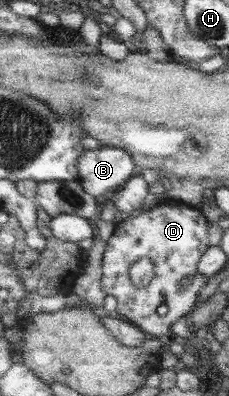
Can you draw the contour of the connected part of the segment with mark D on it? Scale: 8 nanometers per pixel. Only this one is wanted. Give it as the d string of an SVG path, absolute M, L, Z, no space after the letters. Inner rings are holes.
M165 200L153 208L118 218L102 261L102 287L117 300L116 311L151 337L170 334L174 321L198 307L198 294L206 287L209 279L209 276L199 271L204 253L213 246L208 226L209 221L200 208L190 207L182 201ZM144 257L154 263L155 276L146 287L140 289L132 285L130 269ZM186 277L194 279L188 283L186 291L180 291ZM160 305L167 305L167 314L160 316L156 313Z

